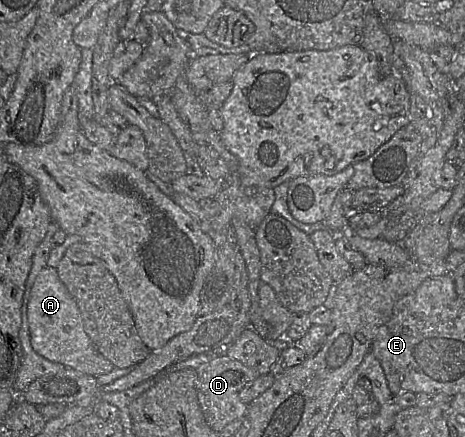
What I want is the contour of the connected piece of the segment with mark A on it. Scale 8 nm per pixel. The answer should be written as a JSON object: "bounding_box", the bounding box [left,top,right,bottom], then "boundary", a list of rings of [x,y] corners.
{"bounding_box":[27,266,114,379],"boundary":[[[45,266],[38,274],[31,288],[27,319],[32,348],[44,358],[96,379],[114,369],[86,333],[79,307],[59,279],[56,268]]]}

